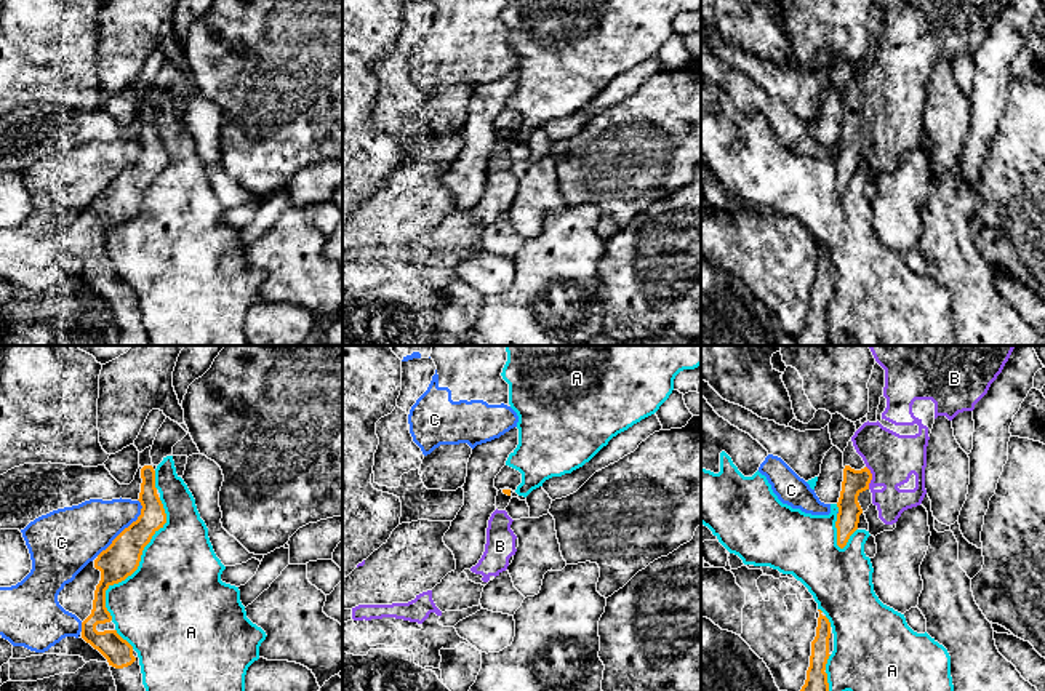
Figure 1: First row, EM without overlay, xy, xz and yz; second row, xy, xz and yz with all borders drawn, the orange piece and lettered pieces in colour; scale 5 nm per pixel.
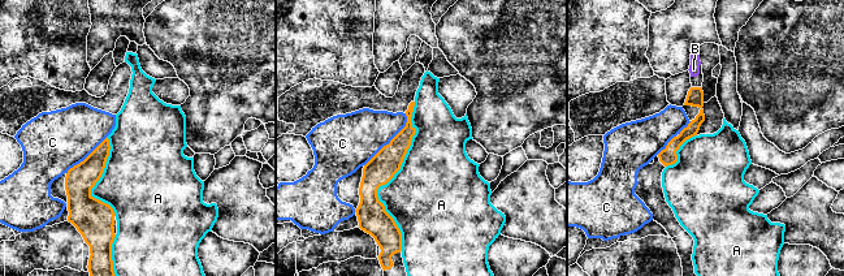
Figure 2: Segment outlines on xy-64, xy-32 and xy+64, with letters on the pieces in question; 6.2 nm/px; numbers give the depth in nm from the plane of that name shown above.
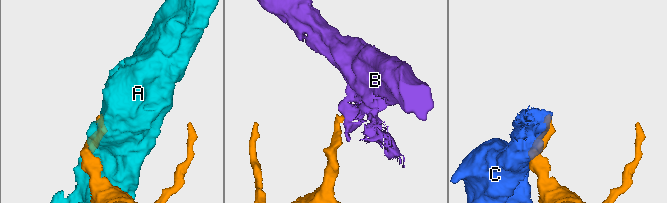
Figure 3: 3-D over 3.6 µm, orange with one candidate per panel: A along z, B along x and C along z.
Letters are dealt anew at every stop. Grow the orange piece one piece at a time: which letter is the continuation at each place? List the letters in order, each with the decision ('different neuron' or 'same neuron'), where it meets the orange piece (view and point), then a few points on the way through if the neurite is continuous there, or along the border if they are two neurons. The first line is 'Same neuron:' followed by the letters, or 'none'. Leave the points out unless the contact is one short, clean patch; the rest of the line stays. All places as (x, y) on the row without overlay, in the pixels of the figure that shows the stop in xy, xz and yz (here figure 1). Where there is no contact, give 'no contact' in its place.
Same neuron: B
A: different neuron | xy (138, 205)
B: same neuron | yz (871, 119) | across yz (855, 123), (871, 119), (892, 99)
C: different neuron | xy (125, 170)

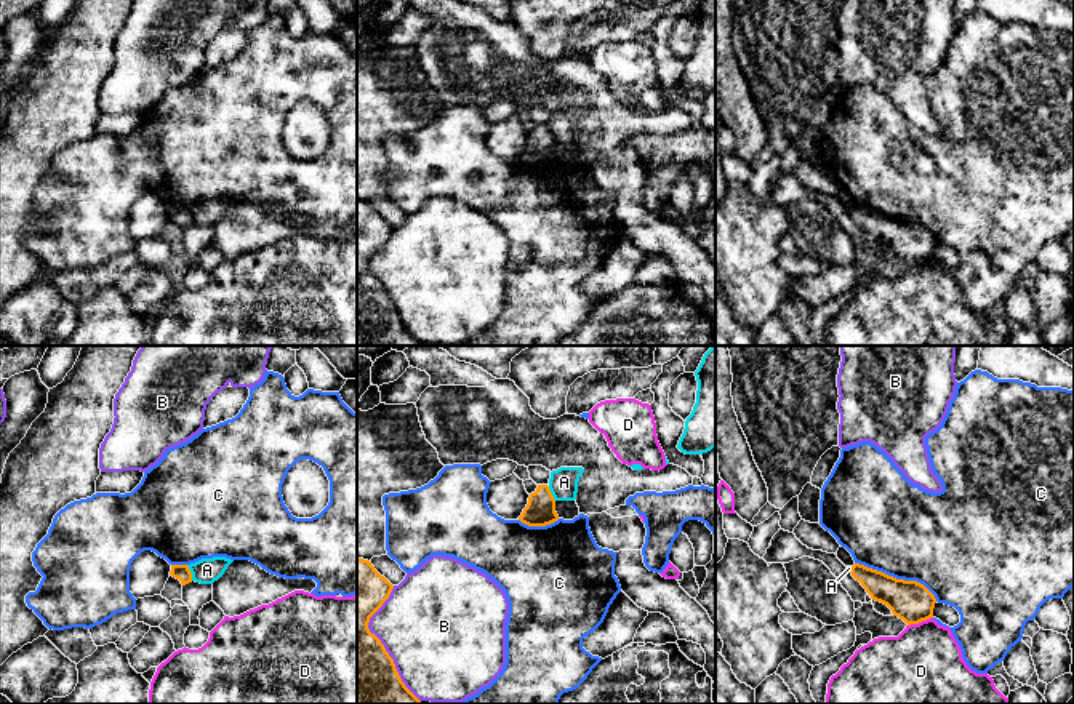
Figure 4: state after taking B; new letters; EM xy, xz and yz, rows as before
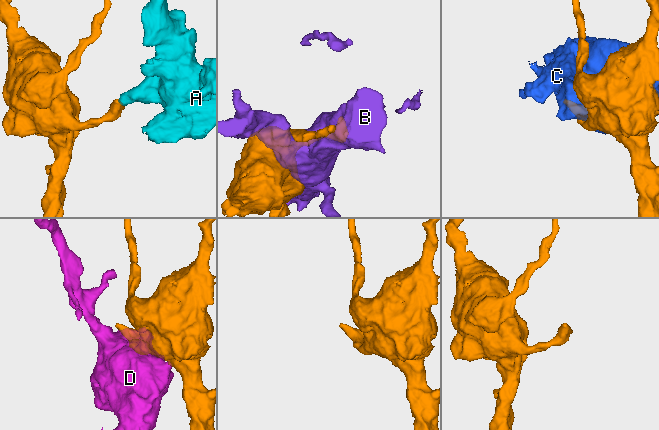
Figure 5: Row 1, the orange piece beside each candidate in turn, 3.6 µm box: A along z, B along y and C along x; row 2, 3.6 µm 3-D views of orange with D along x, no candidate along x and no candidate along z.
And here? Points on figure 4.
Same neuron: none
A: different neuron | xy (191, 215) | along xy (186, 207), (192, 221)
B: different neuron | xz (381, 285)
C: different neuron | yz (895, 220)
D: different neuron | yz (919, 263) | along yz (932, 258), (908, 268)

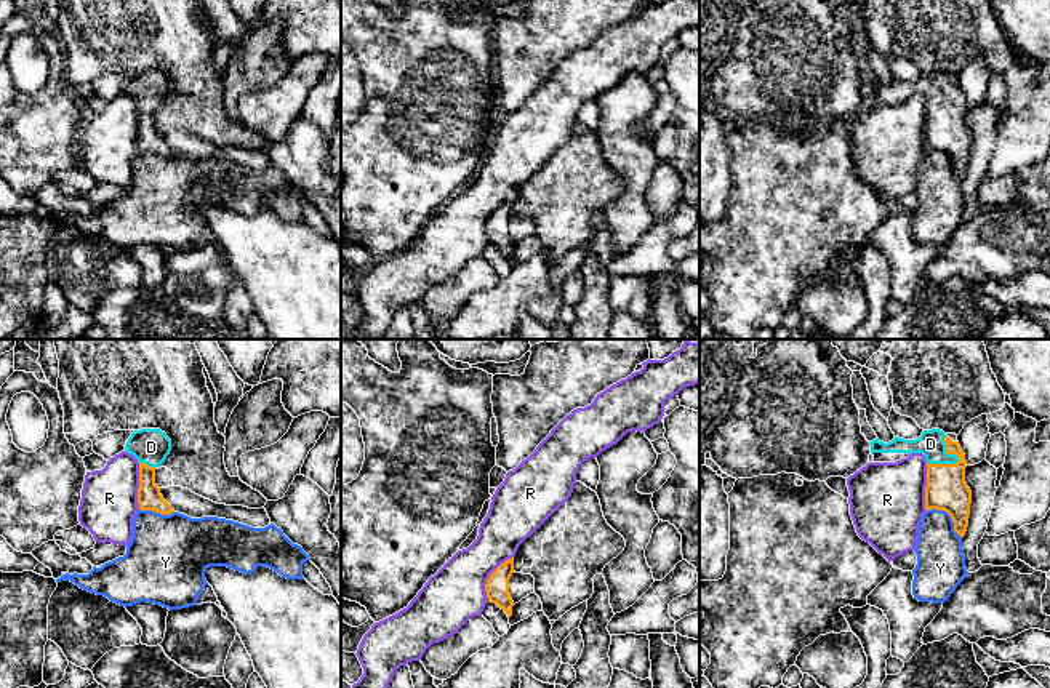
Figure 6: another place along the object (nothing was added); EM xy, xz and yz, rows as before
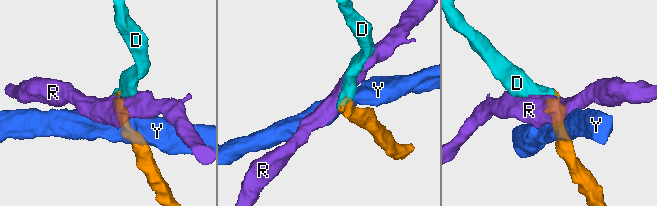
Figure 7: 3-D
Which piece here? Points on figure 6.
Same neuron: D
D: same neuron | yz (957, 103) | across yz (946, 132), (946, 114), (957, 103), (949, 103), (930, 85)
R: different neuron | xz (490, 218) | along xz (512, 197), (487, 221), (487, 242)
Y: different neuron | yz (949, 156)

